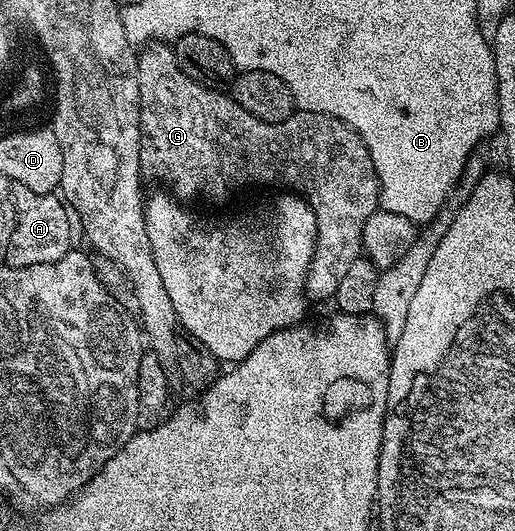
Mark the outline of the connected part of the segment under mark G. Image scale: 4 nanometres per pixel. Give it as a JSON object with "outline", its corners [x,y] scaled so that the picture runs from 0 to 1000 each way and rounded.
{"outline":[[[293,81],[283,87],[268,102],[270,111],[270,315],[280,328],[285,326],[293,333],[303,333],[311,341],[318,358],[330,360],[338,369],[346,371],[357,382],[371,382],[377,371],[396,371],[402,379],[433,379],[439,371],[454,367],[462,356],[472,356],[478,348],[550,348],[559,358],[571,360],[586,367],[600,384],[604,395],[612,399],[612,409],[619,416],[619,452],[612,465],[612,478],[604,490],[604,501],[596,512],[596,557],[606,569],[635,567],[641,569],[649,561],[654,540],[662,533],[670,510],[678,510],[678,495],[685,495],[701,482],[705,465],[705,429],[709,416],[717,412],[717,405],[724,405],[728,395],[738,392],[736,382],[736,339],[728,335],[728,316],[720,305],[717,284],[709,277],[709,269],[701,262],[701,254],[693,247],[685,247],[685,239],[678,239],[658,220],[641,220],[629,213],[592,213],[575,209],[565,215],[561,224],[553,224],[546,232],[515,232],[507,224],[499,224],[491,217],[483,217],[483,209],[476,209],[476,202],[468,202],[468,194],[460,194],[447,179],[447,173],[435,171],[425,164],[412,164],[377,145],[359,141],[359,134],[351,134],[351,126],[344,126],[340,117],[340,96],[330,83],[324,81]]]}

